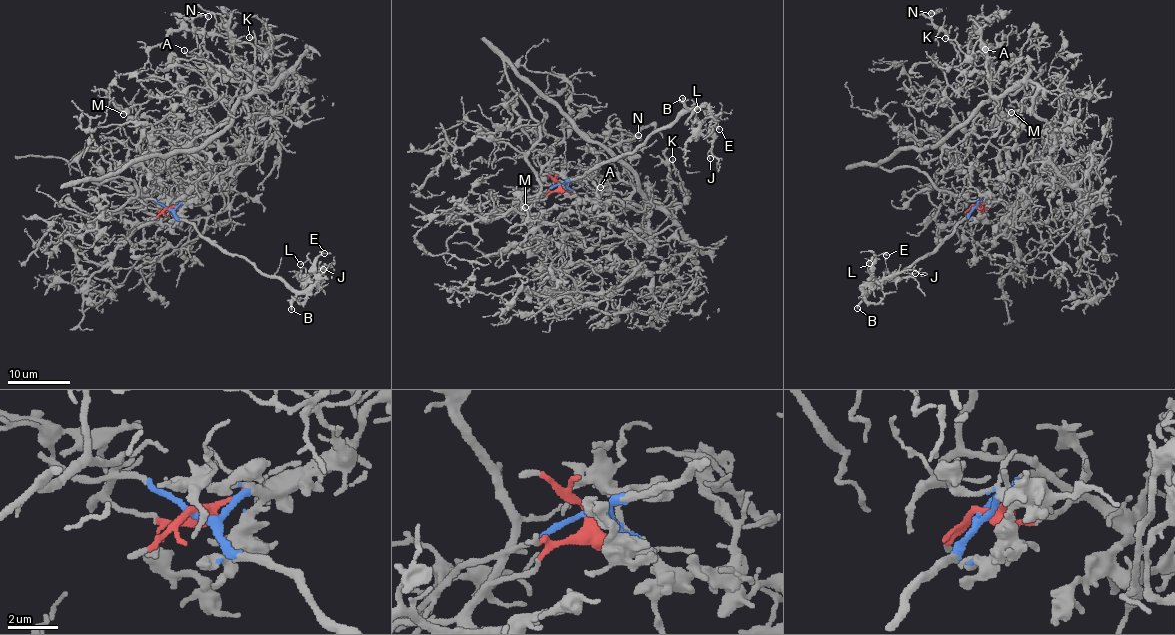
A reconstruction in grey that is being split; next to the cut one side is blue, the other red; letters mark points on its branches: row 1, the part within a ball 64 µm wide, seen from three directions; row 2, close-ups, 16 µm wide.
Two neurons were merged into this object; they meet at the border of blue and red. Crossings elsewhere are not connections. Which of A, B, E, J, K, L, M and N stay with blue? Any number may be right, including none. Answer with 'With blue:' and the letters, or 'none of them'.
With blue: B, E, J, L

